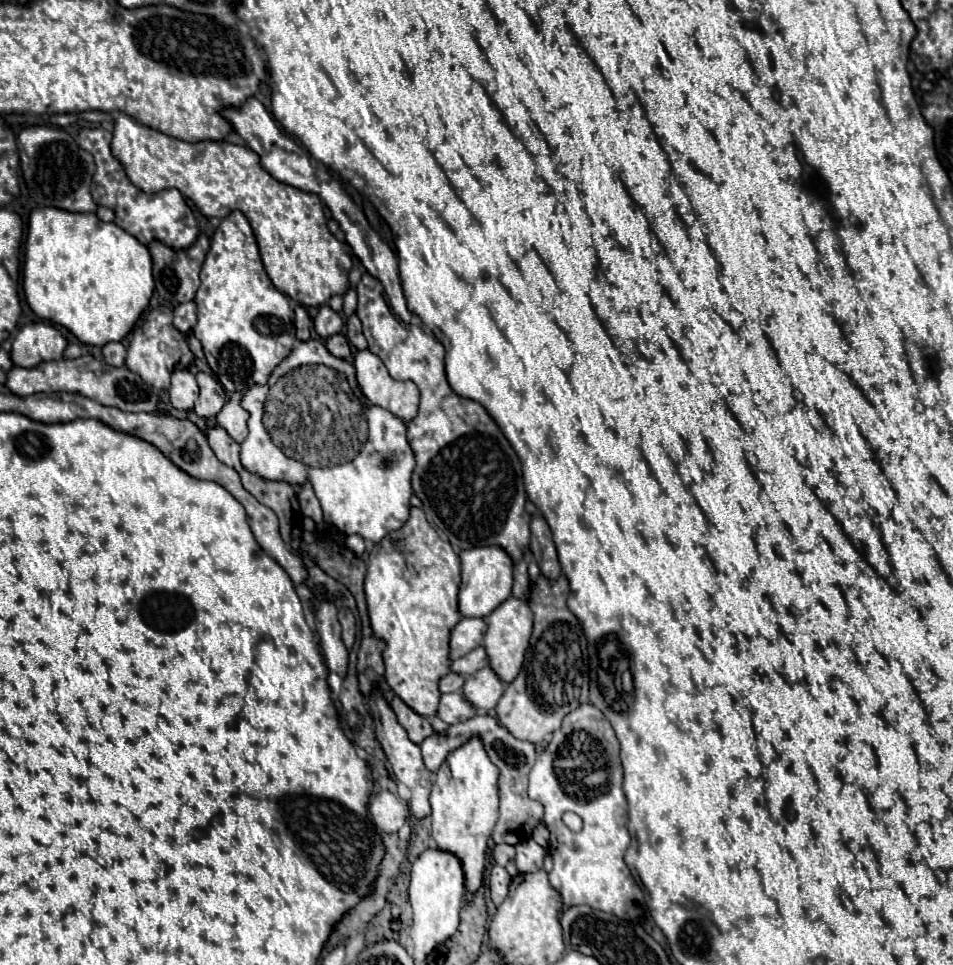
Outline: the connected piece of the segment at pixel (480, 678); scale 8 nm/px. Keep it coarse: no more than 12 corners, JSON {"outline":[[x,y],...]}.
{"outline":[[489,666],[465,678],[473,706],[493,710],[505,682]]}

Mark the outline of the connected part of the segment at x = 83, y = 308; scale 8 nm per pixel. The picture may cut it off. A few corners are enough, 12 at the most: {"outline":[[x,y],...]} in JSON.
{"outline":[[29,214],[23,288],[81,342],[123,340],[155,289],[115,222]]}

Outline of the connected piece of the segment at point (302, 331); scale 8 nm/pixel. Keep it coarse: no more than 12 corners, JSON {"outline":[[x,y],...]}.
{"outline":[[305,306],[295,308],[299,340],[311,338],[311,316]]}

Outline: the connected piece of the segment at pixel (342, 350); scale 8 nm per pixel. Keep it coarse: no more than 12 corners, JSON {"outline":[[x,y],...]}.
{"outline":[[343,334],[325,340],[335,358],[349,358],[351,346]]}

